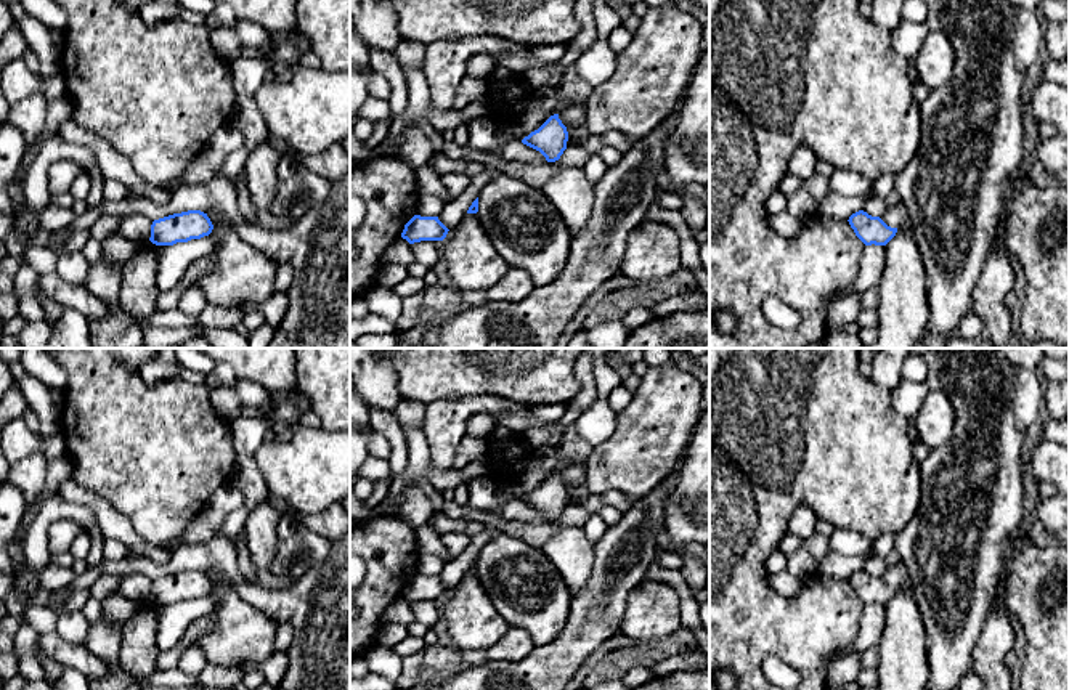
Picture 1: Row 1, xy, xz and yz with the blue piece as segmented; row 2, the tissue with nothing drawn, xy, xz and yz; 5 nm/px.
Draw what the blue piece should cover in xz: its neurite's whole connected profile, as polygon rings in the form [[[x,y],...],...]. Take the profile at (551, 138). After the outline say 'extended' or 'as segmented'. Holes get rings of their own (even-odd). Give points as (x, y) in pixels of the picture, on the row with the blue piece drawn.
[[[559,114],[551,116],[538,130],[522,140],[523,144],[539,151],[547,162],[560,159],[567,149],[568,132],[559,119]]] | as segmented

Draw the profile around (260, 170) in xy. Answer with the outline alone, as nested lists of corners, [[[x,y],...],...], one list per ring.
[[[271,144],[255,148],[244,165],[249,199],[255,209],[268,209],[278,193],[278,164],[282,154]]]

